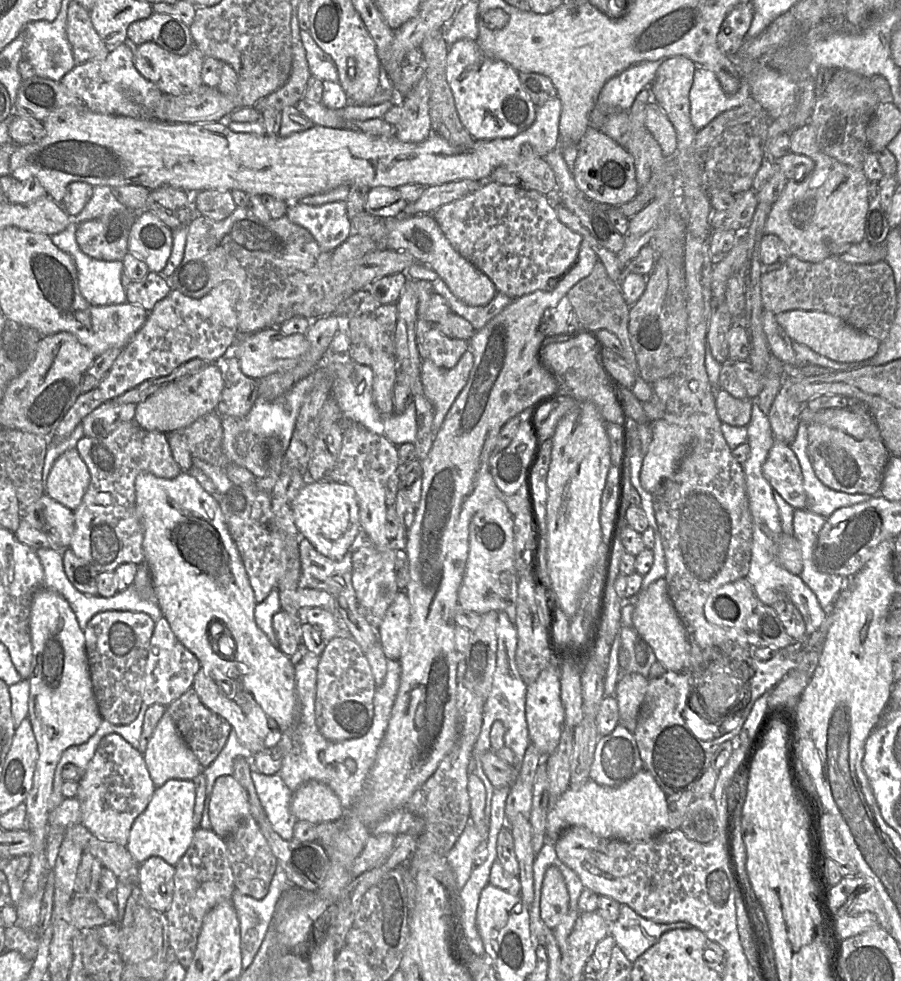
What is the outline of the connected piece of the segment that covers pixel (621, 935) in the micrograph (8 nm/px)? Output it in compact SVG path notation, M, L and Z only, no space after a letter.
M620 904L619 917L610 924L609 934L627 959L634 963L639 956L657 943L664 933L690 927L692 926L689 923L682 921L657 923L642 917L628 905Z

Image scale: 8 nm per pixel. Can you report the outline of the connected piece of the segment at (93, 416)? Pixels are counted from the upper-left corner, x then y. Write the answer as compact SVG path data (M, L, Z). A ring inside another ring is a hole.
M104 402L82 420L84 436L104 437L121 423L133 421L136 405Z

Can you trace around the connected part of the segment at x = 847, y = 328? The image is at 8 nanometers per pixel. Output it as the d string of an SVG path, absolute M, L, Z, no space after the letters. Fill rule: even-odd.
M790 310L776 314L776 320L793 342L806 345L836 362L855 363L871 359L881 343L878 339L857 331L839 317L824 312Z

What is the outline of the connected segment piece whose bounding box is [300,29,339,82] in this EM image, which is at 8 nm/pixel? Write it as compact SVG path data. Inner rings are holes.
M300 30L311 76L320 80L339 82L338 70L333 59L314 41L308 30Z

